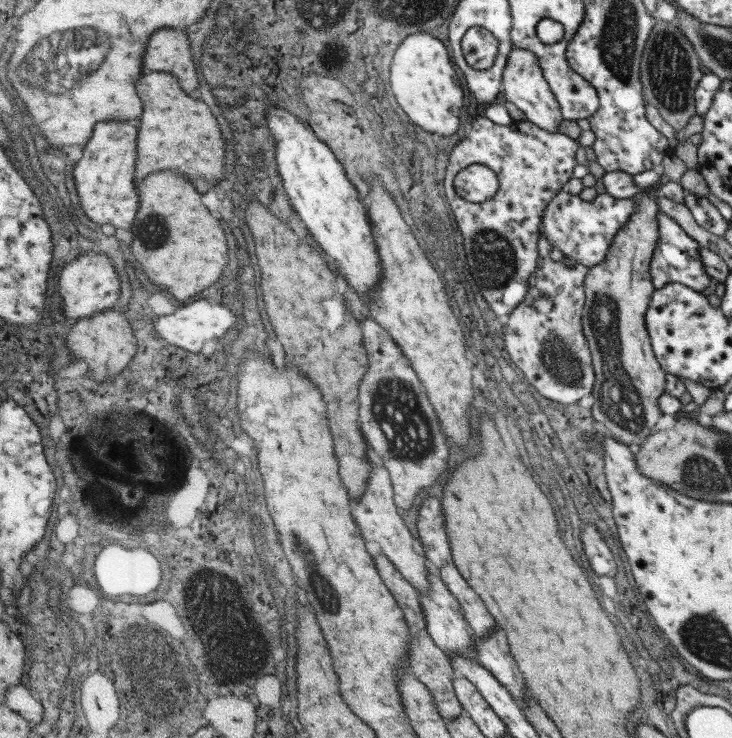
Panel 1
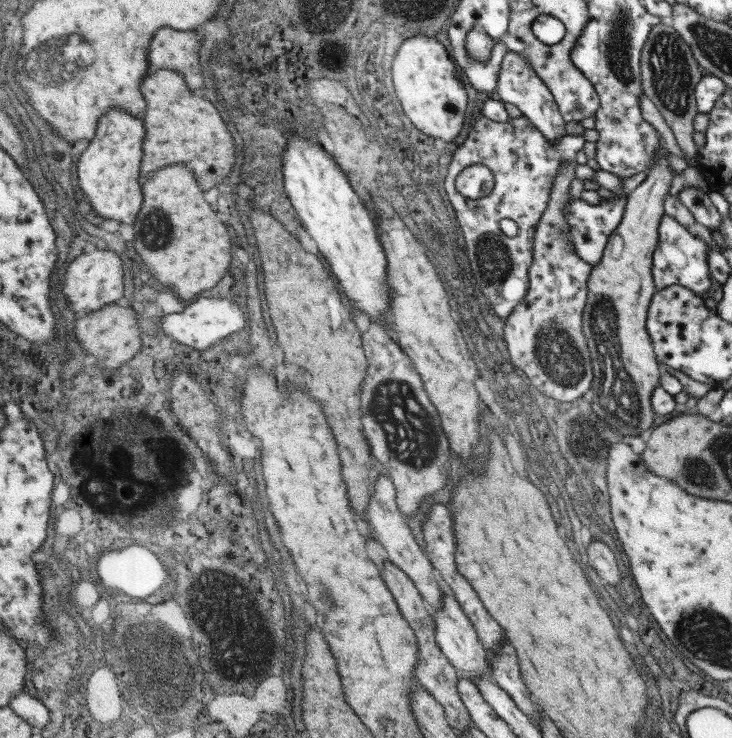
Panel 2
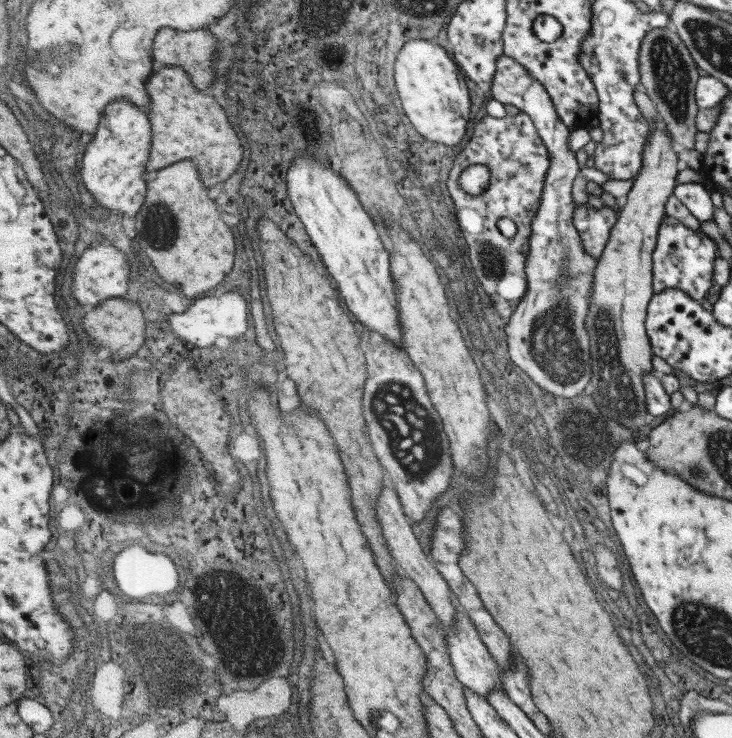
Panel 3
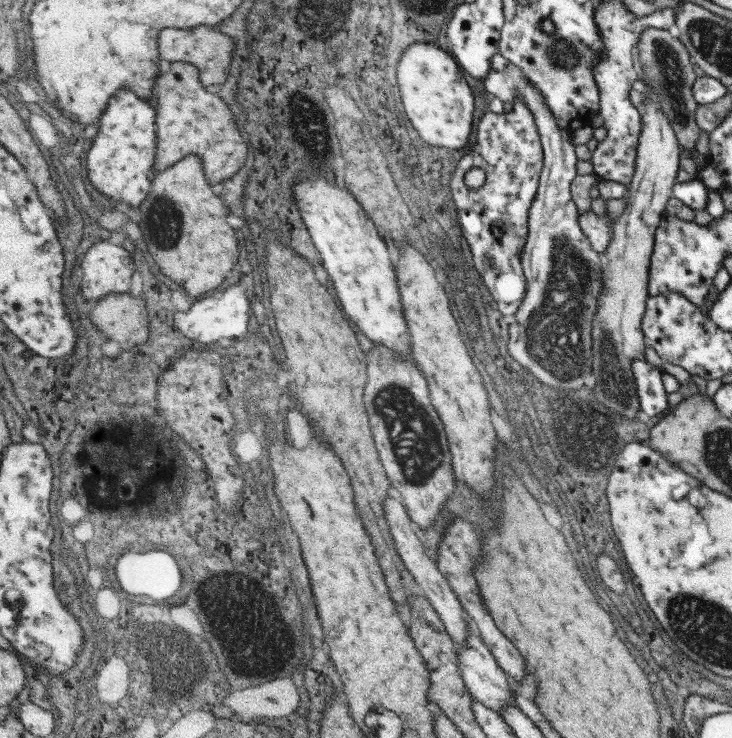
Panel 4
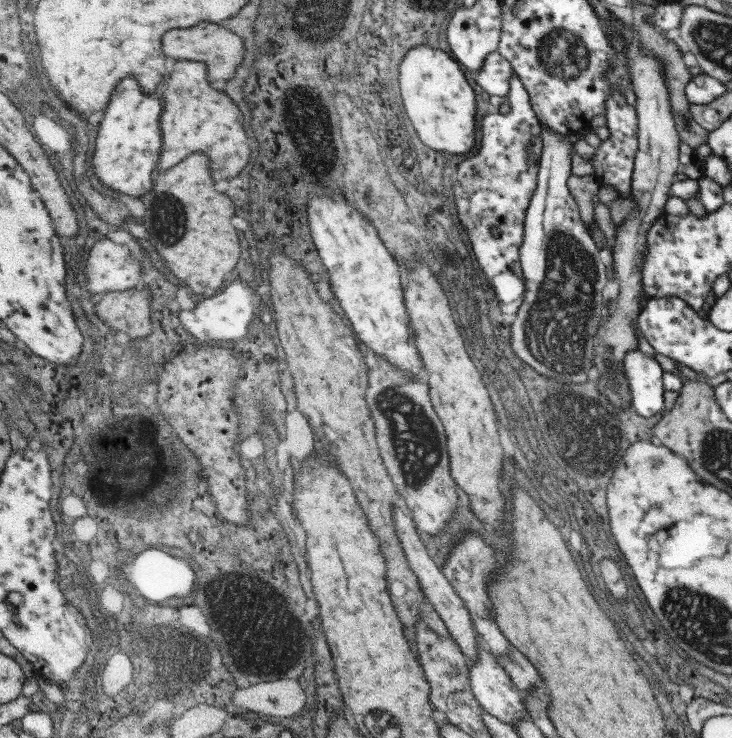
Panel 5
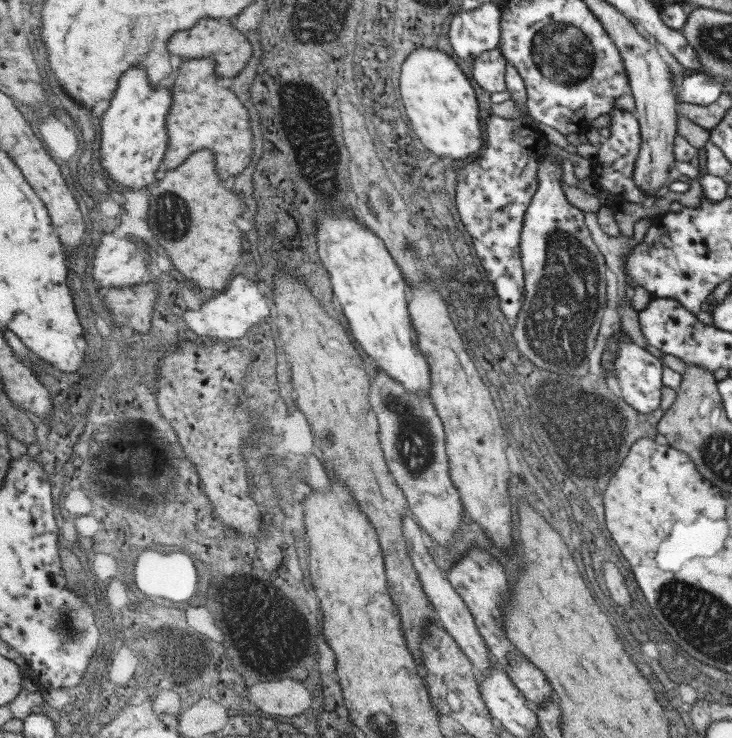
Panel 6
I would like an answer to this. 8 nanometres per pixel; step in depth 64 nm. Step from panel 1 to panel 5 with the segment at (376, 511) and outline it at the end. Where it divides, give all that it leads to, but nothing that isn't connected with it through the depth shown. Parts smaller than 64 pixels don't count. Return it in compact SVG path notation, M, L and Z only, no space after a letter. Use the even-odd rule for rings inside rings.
M395 508L395 510L393 510L393 520L395 520L395 530L397 530L397 536L399 536L403 554L405 554L405 558L407 558L407 562L409 562L409 568L411 568L411 570L415 572L415 576L417 576L417 582L419 582L419 586L421 586L421 592L423 592L425 600L435 608L435 612L439 612L439 618L445 622L445 626L447 626L449 634L451 634L451 638L457 642L459 650L467 656L467 660L475 662L475 660L477 660L479 644L475 642L475 634L473 634L473 628L471 628L471 616L469 616L465 604L455 596L455 592L453 592L455 588L451 588L451 586L449 586L451 582L447 582L447 580L443 578L445 574L439 572L439 568L435 566L435 562L431 562L431 558L427 556L427 550L425 550L425 546L421 544L417 532L415 532L415 526L413 526L413 522L411 522L411 518L405 516L401 508Z

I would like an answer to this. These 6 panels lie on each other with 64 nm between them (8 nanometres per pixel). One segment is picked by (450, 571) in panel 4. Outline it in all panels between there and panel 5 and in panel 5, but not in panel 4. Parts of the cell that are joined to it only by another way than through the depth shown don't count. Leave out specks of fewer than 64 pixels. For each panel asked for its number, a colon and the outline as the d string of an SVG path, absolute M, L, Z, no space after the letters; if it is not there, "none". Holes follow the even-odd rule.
5: M467 532L459 538L459 542L455 542L455 546L449 550L447 554L447 560L443 564L443 574L451 580L451 586L455 586L455 596L465 604L469 616L471 616L471 622L475 626L475 632L481 636L481 640L485 642L483 648L487 648L497 664L509 674L511 682L515 688L521 690L521 694L529 694L527 690L535 686L535 682L539 680L539 674L537 670L501 636L501 630L499 626L495 626L493 622L493 614L491 614L491 604L487 600L487 594L485 594L485 580L487 576L497 568L495 564L495 558L493 558L493 552L485 546L485 542L475 534L475 532Z

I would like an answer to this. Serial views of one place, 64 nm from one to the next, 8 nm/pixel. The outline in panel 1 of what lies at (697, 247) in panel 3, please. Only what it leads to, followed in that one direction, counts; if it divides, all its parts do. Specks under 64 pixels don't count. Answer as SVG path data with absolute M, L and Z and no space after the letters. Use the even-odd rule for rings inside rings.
M657 212L655 216L657 220L657 244L655 244L655 250L653 250L653 256L649 260L649 278L651 278L651 284L655 290L663 288L665 284L683 284L683 286L689 286L697 292L703 292L707 286L709 286L709 274L705 272L703 264L701 264L701 256L699 256L699 244L697 240L689 238L683 228L673 220L669 218L667 214L663 212Z

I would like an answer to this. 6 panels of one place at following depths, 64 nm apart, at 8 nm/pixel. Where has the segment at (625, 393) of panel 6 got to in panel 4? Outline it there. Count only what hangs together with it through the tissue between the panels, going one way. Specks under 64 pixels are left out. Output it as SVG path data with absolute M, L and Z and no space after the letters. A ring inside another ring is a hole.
M639 358L633 360L631 370L633 370L637 394L639 394L639 408L641 408L643 420L663 412L665 408L669 408L669 402L667 402L669 394L663 388L661 372L657 368L653 368L651 364L647 364L645 360L639 360Z

